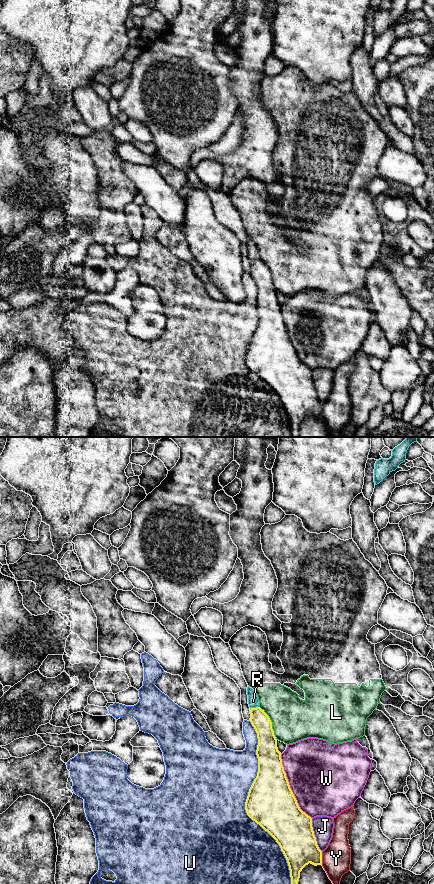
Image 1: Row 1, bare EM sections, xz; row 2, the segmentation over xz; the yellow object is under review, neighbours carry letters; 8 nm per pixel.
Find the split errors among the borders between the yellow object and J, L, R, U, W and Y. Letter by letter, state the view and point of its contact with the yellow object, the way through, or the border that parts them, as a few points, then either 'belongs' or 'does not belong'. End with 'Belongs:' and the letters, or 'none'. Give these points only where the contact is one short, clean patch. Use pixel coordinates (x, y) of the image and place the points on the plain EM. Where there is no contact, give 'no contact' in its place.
J: contact xz (314, 387); does not belong
L: contact xz (271, 275); does not belong
R: contact xz (254, 260); way xz (261, 274), (254, 260), (253, 253); belongs
U: contact xz (245, 356); does not belong
W: contact xz (289, 339); does not belong
Y: contact xz (321, 409); does not belong
Belongs: R

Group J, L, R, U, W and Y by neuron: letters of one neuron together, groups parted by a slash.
J / L / R / U / W / Y

